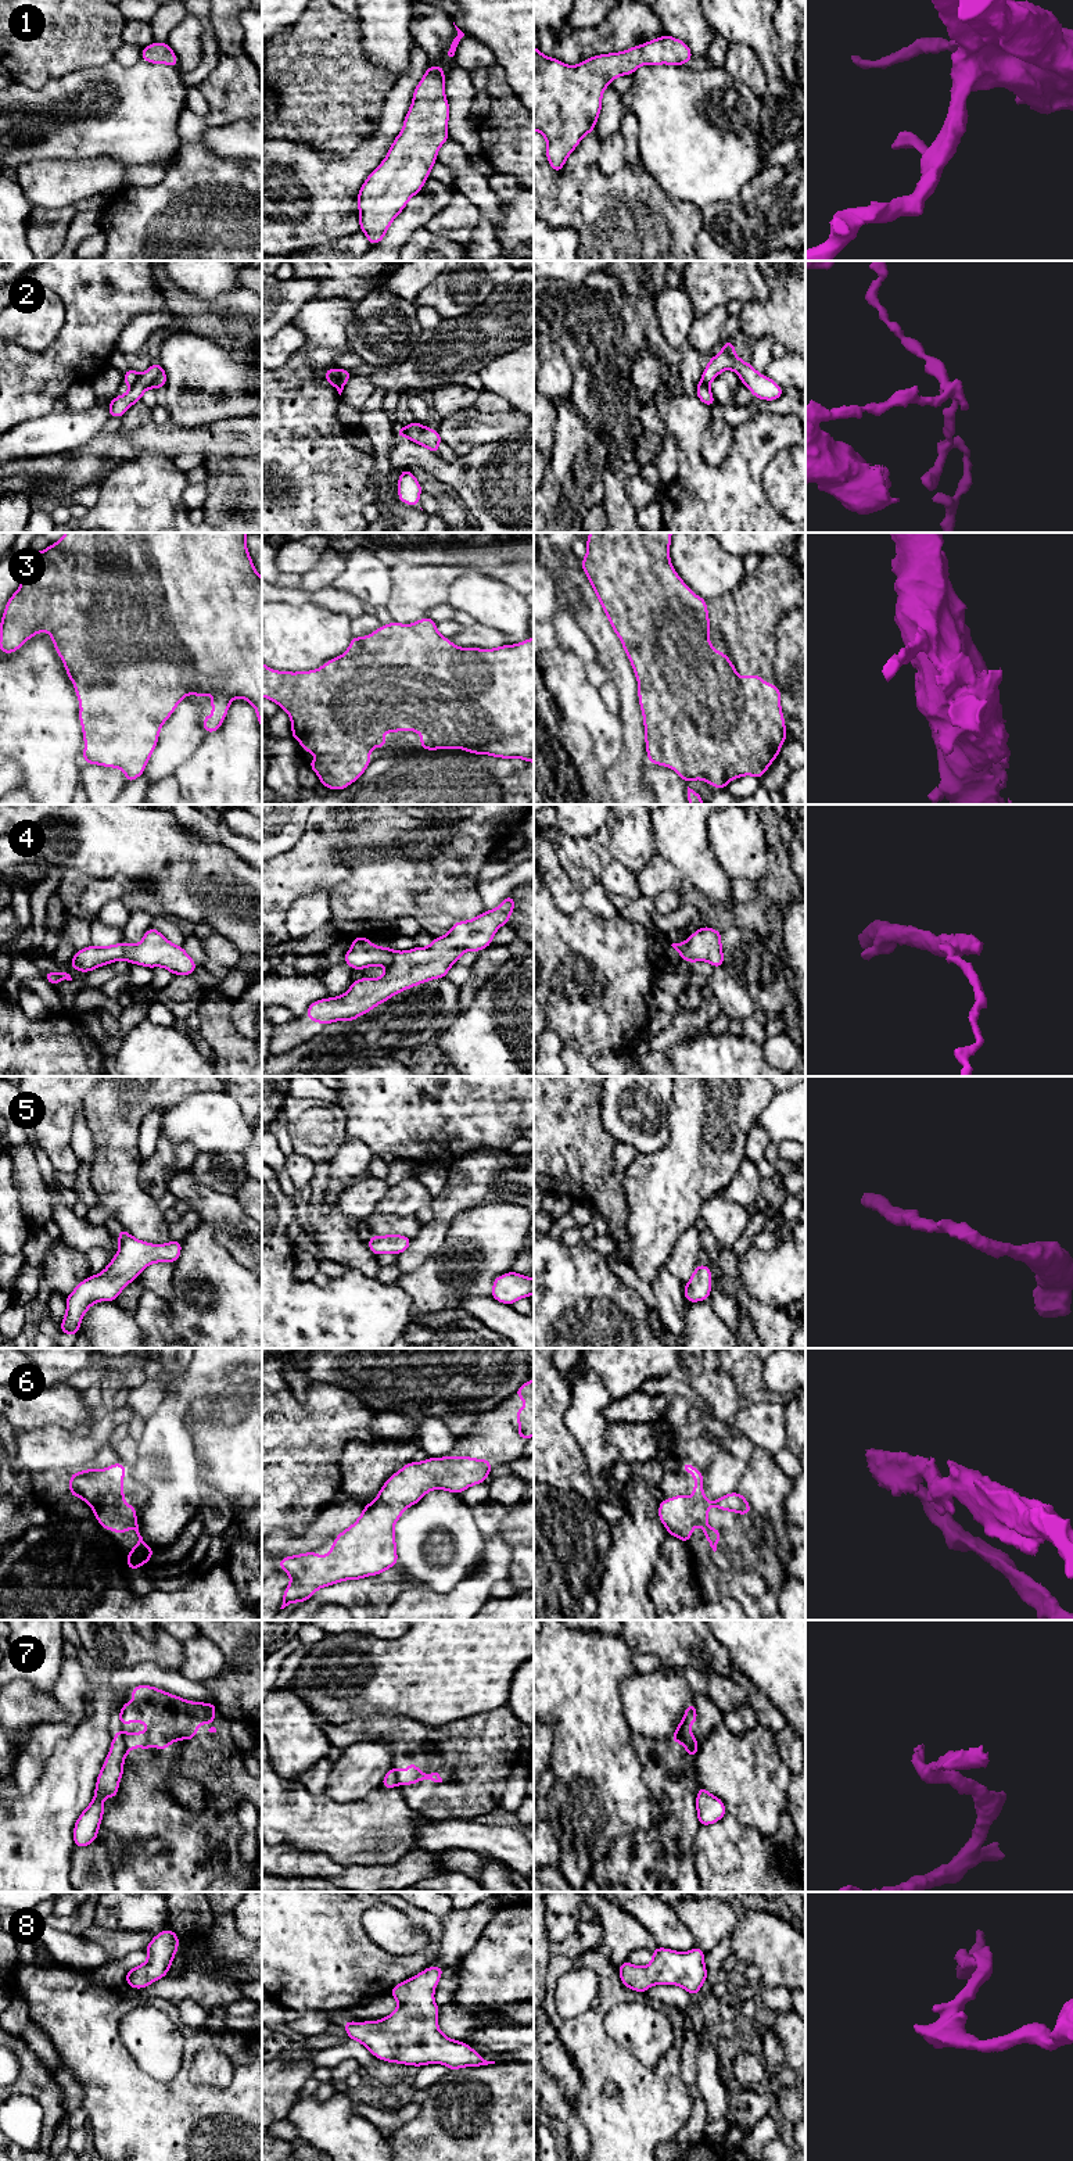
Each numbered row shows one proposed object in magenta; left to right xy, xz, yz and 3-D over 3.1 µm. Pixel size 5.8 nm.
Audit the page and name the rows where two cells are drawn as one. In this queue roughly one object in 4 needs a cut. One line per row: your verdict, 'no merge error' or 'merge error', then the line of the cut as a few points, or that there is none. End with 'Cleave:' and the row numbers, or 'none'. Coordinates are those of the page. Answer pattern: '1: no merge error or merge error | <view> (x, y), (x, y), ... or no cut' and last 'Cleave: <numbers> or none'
1: no merge error | no cut
2: merge error | xy (140, 375), (131, 384)
3: no merge error | no cut
4: merge error | xy (124, 942), (124, 954), (121, 957)
5: no merge error | no cut
6: no merge error | no cut
7: merge error | xy (122, 1734), (125, 1758)
8: no merge error | no cut
Cleave: 2, 4, 7

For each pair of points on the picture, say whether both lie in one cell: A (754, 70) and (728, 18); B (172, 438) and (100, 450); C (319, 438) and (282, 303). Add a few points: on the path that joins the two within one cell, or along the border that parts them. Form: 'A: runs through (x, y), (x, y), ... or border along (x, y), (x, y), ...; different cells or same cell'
A: border along (728, 42), (747, 45), (757, 56), (763, 70); different cells
B: runs through (154, 438), (140, 441), (129, 448), (118, 448); same cell
C: border along (312, 298), (301, 307), (290, 322); different cells

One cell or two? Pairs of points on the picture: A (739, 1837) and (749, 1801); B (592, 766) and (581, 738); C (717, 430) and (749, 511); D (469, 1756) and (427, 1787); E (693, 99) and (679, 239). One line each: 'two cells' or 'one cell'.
A: two cells
B: one cell
C: two cells
D: one cell
E: two cells

